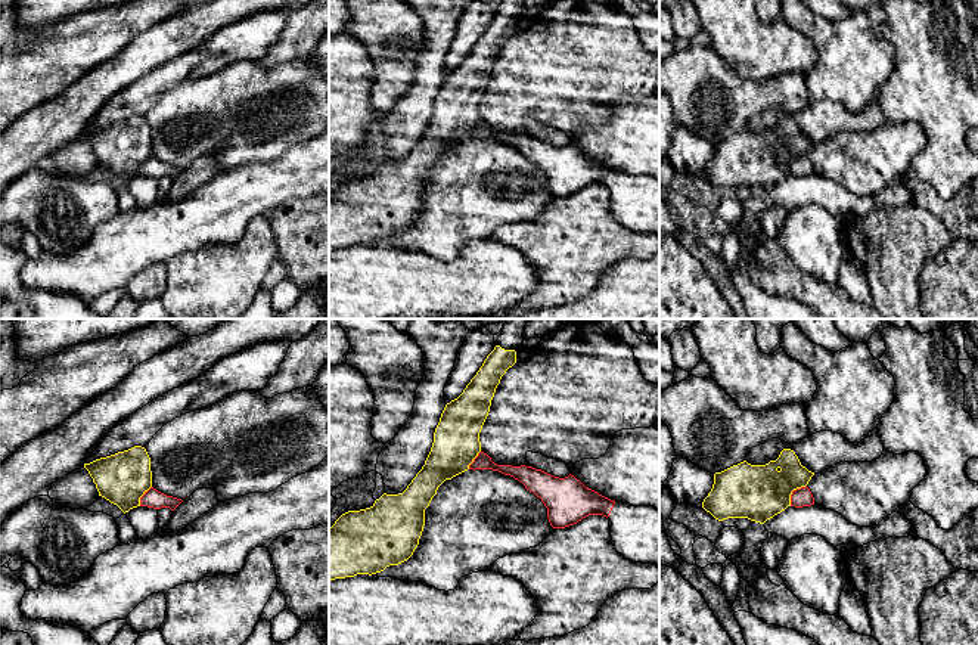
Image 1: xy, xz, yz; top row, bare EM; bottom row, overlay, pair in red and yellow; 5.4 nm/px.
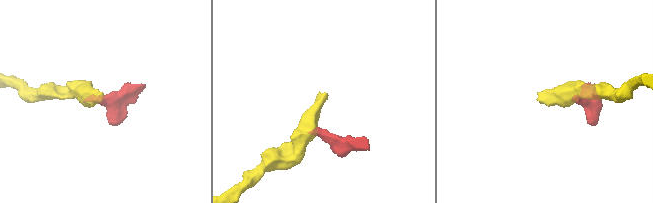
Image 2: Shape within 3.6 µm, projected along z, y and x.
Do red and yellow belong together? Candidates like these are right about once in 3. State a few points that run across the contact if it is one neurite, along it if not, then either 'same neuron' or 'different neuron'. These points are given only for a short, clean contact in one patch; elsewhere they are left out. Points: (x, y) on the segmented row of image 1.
line yz (806, 484), (792, 492), (789, 505); different neuron

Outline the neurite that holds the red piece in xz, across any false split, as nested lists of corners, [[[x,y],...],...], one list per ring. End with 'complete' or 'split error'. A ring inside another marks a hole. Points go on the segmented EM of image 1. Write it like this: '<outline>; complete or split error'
[[[484,452],[478,453],[469,469],[493,469],[522,483],[541,499],[553,528],[574,525],[589,515],[606,517],[618,553],[659,568],[659,509],[611,500],[571,474],[559,478],[533,466],[497,465]]]; split error

